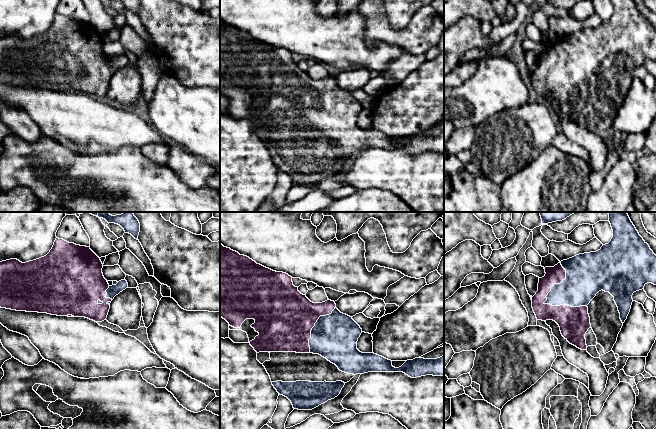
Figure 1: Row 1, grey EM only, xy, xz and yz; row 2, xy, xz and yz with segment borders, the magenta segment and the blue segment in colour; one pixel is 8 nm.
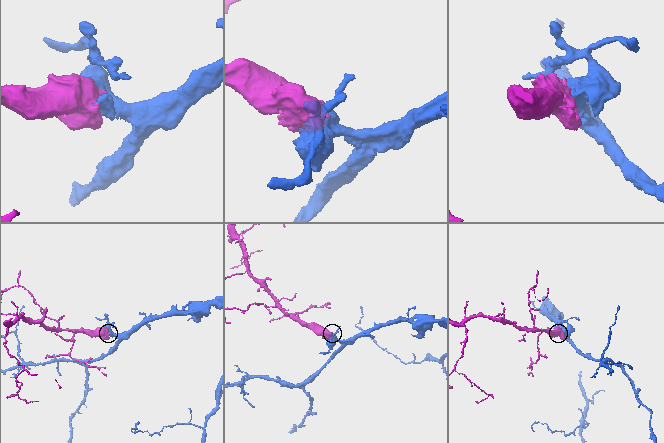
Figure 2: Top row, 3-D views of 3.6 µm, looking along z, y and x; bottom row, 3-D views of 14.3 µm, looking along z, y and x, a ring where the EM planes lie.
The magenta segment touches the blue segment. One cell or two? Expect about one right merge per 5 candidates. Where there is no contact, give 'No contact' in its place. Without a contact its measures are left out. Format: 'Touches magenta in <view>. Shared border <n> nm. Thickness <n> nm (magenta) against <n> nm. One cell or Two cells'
Touches magenta in yz. Shared border 420 nm. Thickness 200 nm (magenta) against 240 nm. One cell

